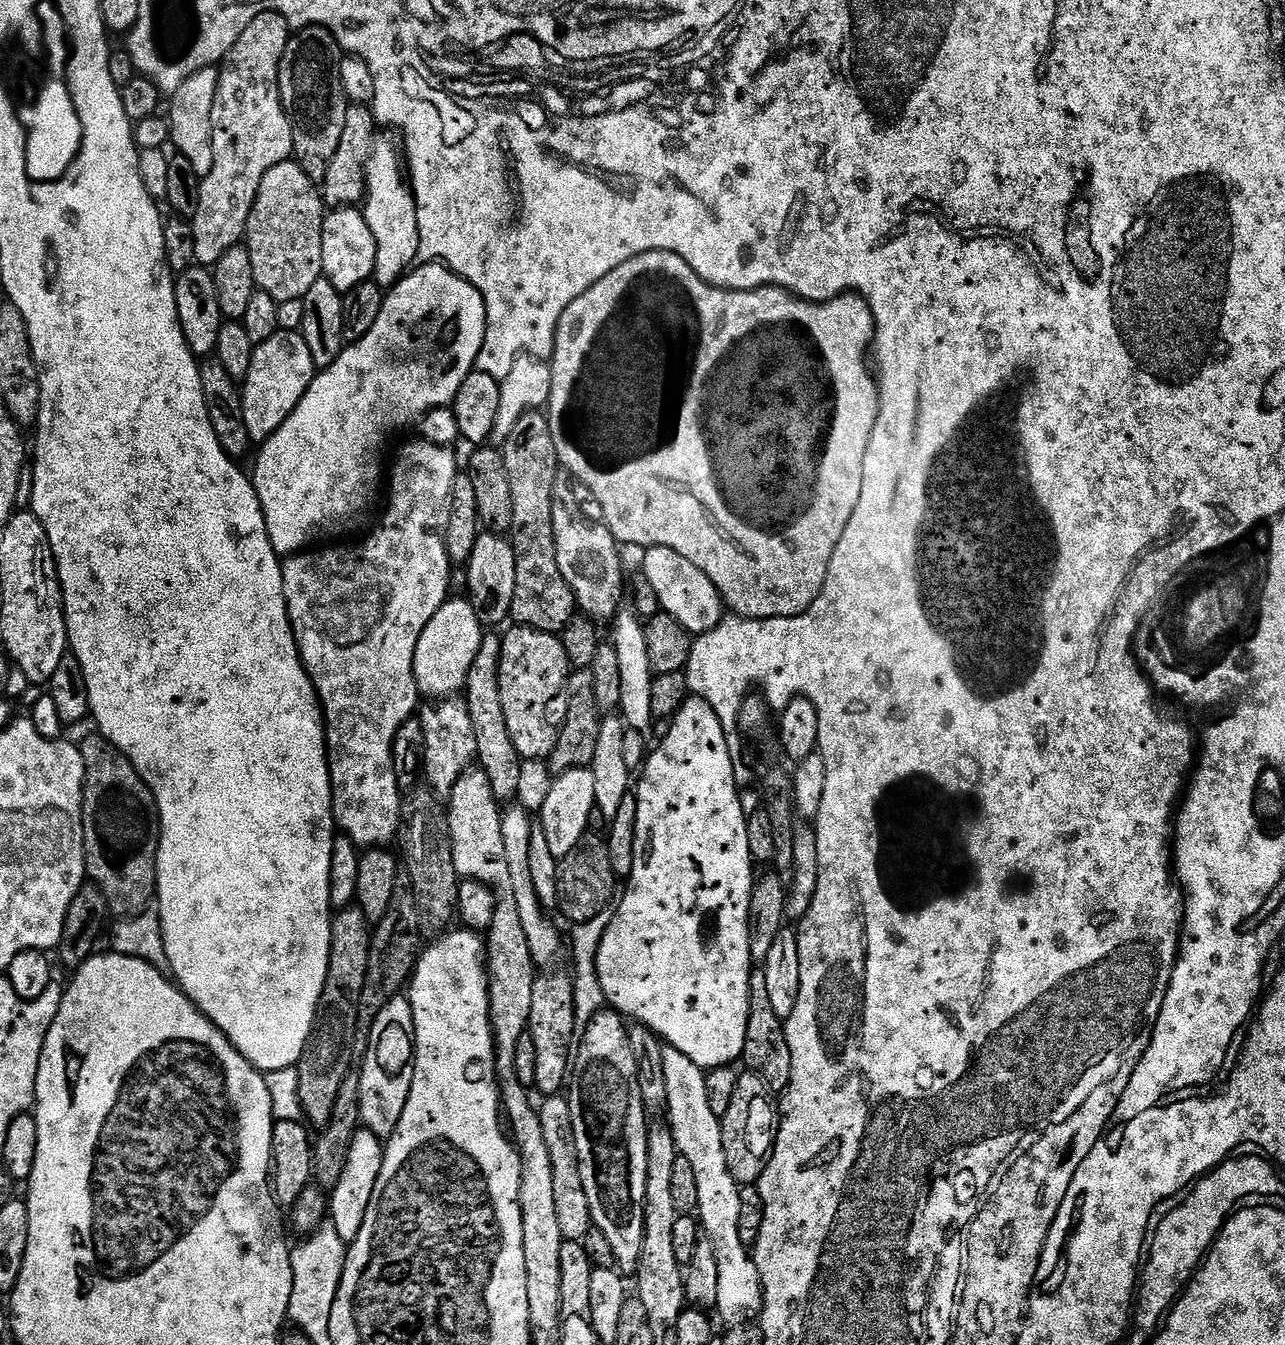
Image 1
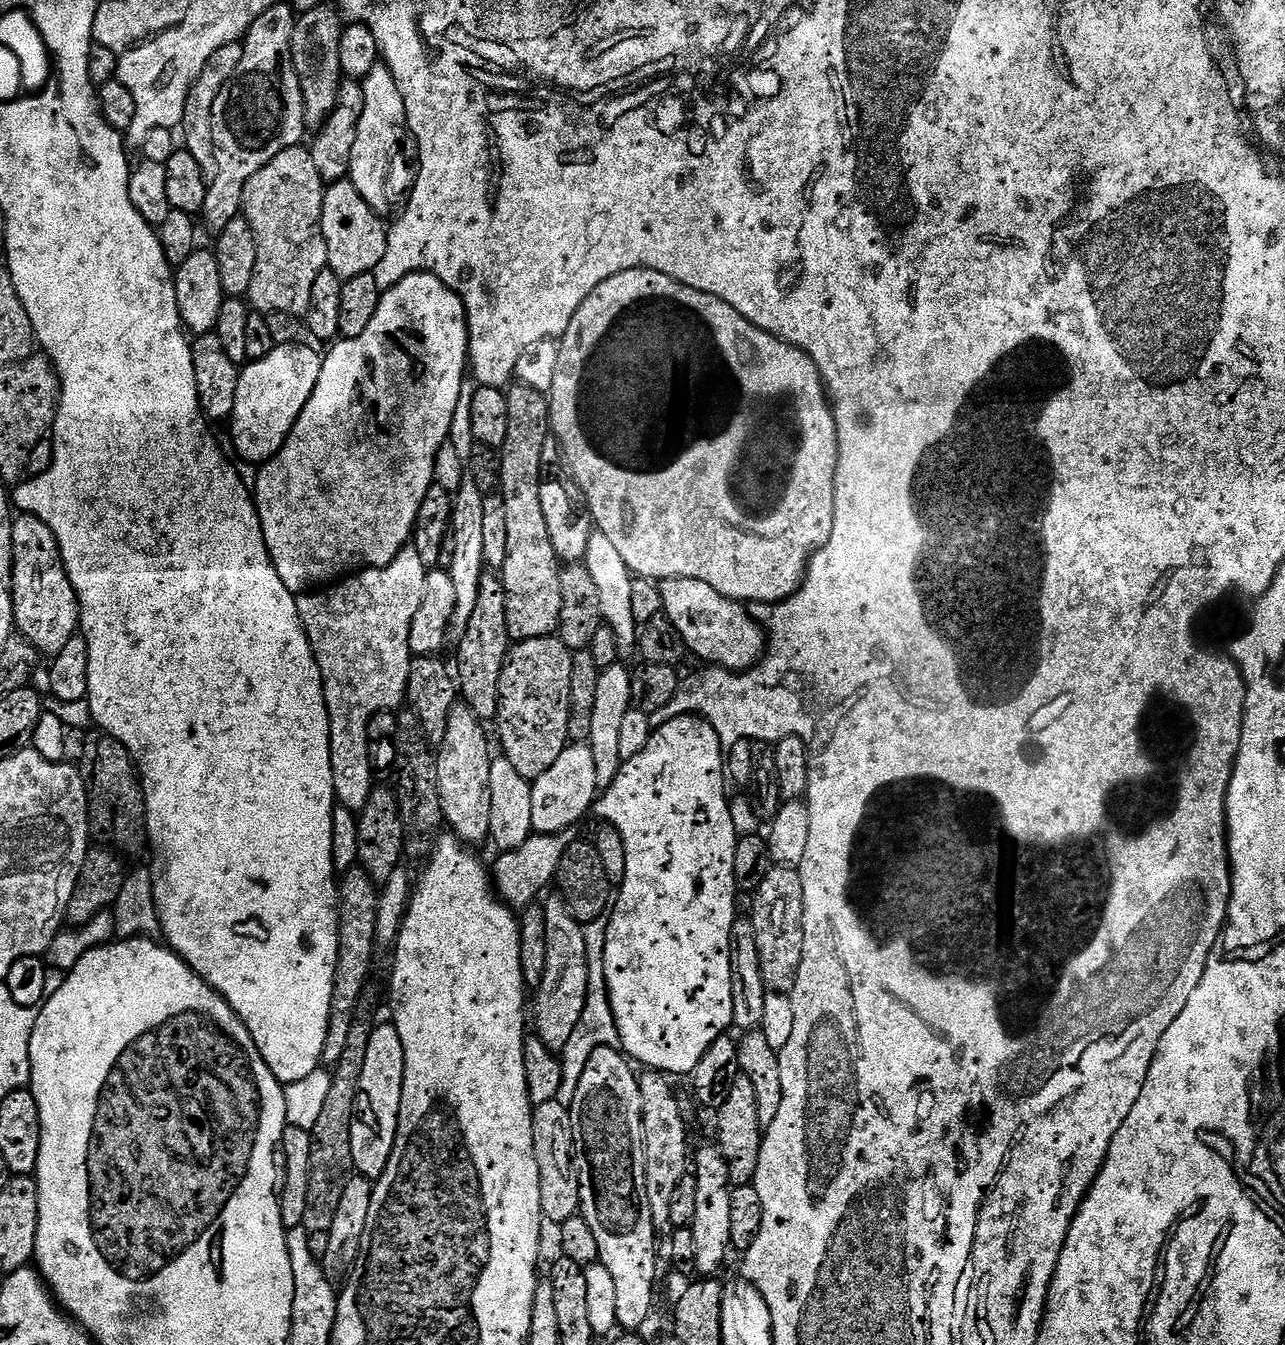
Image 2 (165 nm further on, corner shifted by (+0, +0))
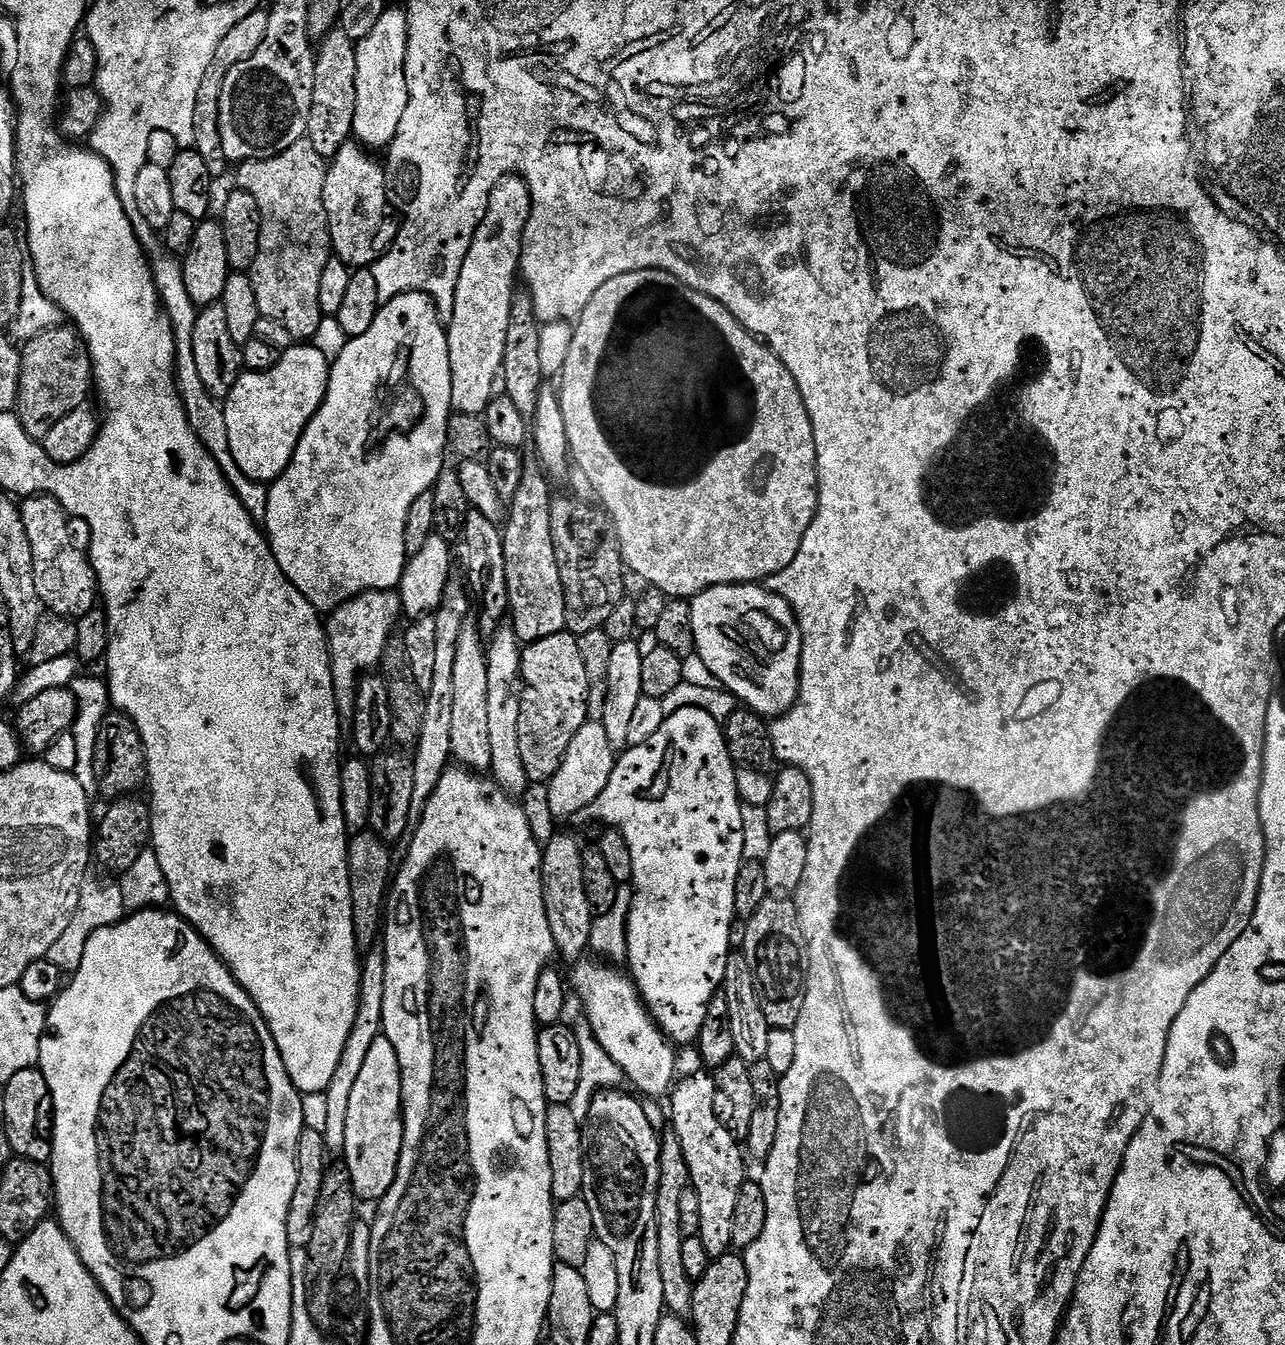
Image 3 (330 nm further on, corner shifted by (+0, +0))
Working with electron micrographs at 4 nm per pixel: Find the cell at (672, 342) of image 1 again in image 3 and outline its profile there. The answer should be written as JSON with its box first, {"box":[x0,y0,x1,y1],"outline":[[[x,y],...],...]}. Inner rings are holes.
{"box":[558,270,818,598],"outline":[[[638,270],[610,278],[610,282],[590,298],[584,313],[575,321],[574,342],[570,342],[570,355],[558,377],[558,393],[571,459],[575,467],[576,464],[580,467],[577,468],[579,475],[588,479],[588,488],[616,527],[620,557],[631,575],[633,572],[641,576],[645,585],[658,589],[669,598],[691,598],[714,586],[767,581],[769,576],[778,574],[794,562],[818,506],[816,447],[810,414],[790,370],[786,370],[767,344],[744,329],[726,306],[693,288],[685,288],[678,278],[662,270]]]}

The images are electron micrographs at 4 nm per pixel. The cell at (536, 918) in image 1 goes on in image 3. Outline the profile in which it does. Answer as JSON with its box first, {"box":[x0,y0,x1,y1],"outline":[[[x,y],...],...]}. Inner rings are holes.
{"box":[486,626,530,798],"outline":[[[501,626],[493,632],[486,644],[488,669],[486,670],[486,703],[488,728],[490,729],[490,769],[491,779],[505,796],[521,798],[530,789],[526,766],[522,766],[522,754],[518,751],[518,714],[520,698],[518,685],[520,679],[520,653],[522,645],[513,634],[511,627]]]}

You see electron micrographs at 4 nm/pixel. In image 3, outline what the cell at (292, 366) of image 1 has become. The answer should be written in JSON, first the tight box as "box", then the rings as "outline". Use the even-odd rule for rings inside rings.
{"box":[222,342,330,482],"outline":[[[312,342],[283,349],[279,362],[270,370],[241,371],[222,407],[226,434],[230,434],[230,454],[234,454],[234,462],[246,479],[271,482],[287,470],[306,426],[324,405],[329,371],[330,363]]]}

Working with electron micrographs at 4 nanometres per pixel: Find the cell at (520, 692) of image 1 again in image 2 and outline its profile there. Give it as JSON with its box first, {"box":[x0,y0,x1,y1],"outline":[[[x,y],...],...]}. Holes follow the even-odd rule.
{"box":[495,635,573,782],"outline":[[[559,635],[521,640],[508,653],[500,679],[500,705],[495,723],[500,724],[500,744],[504,747],[503,759],[514,765],[514,770],[529,782],[538,779],[554,762],[558,754],[568,747],[568,723],[570,722],[570,674],[572,673],[573,649],[568,648]]]}

